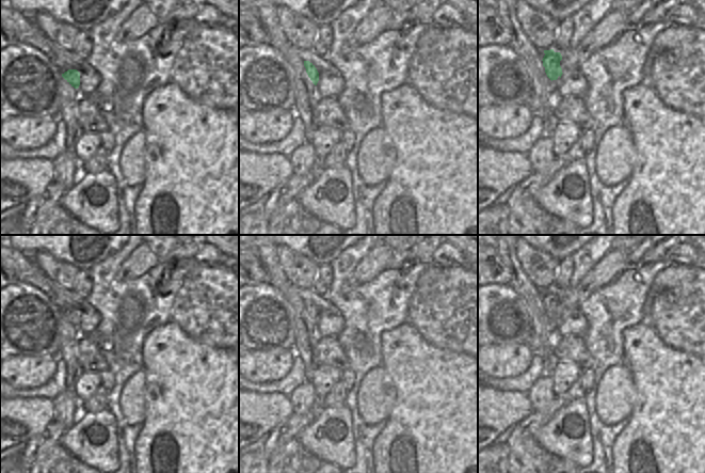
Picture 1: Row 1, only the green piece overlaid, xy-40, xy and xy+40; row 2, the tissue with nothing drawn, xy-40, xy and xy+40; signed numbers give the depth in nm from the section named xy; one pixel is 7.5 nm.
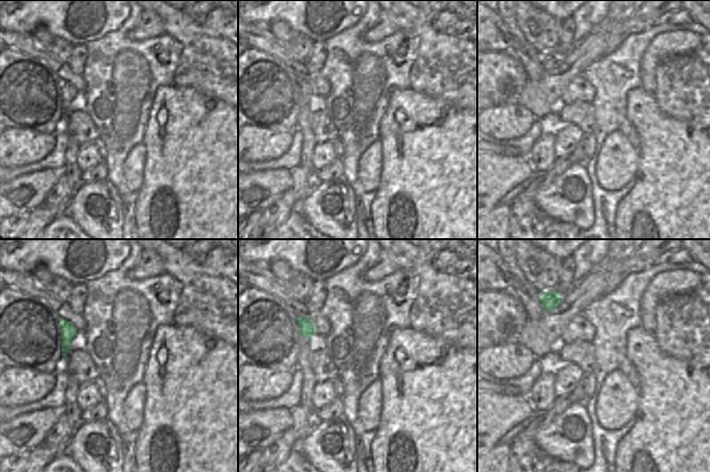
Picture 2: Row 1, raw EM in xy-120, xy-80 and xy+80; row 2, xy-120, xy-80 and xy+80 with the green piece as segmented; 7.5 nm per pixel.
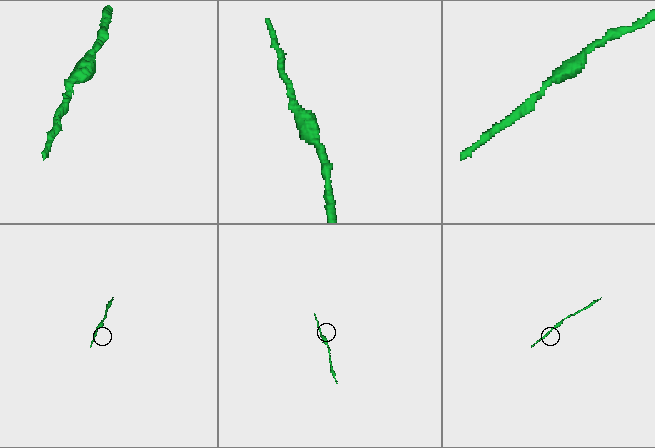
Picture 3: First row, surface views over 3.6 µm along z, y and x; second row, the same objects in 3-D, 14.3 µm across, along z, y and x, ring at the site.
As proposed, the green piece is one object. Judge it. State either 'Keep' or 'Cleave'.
Keep

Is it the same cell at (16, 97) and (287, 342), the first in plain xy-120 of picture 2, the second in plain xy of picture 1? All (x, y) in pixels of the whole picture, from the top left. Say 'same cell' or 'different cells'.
same cell

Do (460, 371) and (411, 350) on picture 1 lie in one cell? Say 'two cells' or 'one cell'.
one cell

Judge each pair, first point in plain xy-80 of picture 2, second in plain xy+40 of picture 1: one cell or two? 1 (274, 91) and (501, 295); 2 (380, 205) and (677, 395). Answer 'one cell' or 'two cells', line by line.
1: one cell
2: one cell

